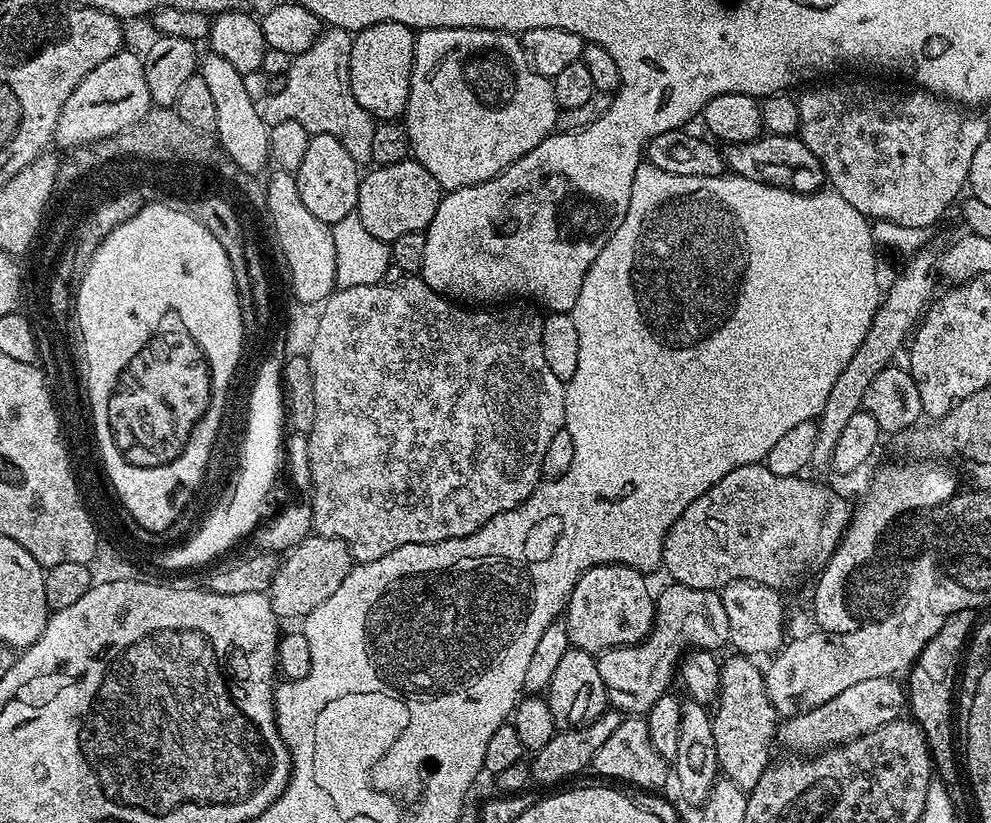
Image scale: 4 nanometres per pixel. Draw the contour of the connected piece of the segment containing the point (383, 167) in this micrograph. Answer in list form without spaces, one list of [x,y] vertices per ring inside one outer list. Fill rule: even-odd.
[[[414,158],[369,167],[361,175],[355,215],[374,238],[390,242],[401,234],[424,232],[440,205],[439,182]],[[369,170],[369,172],[367,172]]]

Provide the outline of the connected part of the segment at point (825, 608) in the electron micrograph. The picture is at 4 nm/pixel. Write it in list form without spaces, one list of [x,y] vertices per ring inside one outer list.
[[[914,460],[888,464],[876,472],[864,501],[855,505],[847,531],[844,532],[836,552],[828,560],[827,566],[820,569],[816,580],[816,593],[812,596],[812,616],[816,619],[815,627],[821,632],[849,632],[852,630],[852,616],[844,612],[844,600],[840,596],[840,588],[844,584],[844,576],[848,576],[848,568],[856,564],[856,560],[864,560],[868,552],[872,552],[872,536],[884,528],[884,520],[896,512],[896,508],[908,508],[908,504],[920,504],[926,510],[943,505],[945,500],[955,496],[958,491],[956,476],[947,468],[947,463],[935,460]]]

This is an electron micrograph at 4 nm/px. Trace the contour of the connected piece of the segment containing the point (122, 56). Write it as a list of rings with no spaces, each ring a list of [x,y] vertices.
[[[118,51],[110,58],[106,58],[106,62],[102,62],[102,66],[94,66],[94,70],[90,70],[90,74],[86,74],[86,78],[82,78],[82,82],[78,82],[78,86],[72,91],[70,98],[66,98],[66,106],[56,123],[54,137],[55,143],[57,145],[60,143],[64,150],[71,150],[77,148],[79,144],[89,144],[98,138],[118,134],[122,130],[134,126],[134,122],[142,119],[148,109],[153,107],[150,90],[146,90],[144,61],[139,55],[135,56],[134,53],[128,51]]]

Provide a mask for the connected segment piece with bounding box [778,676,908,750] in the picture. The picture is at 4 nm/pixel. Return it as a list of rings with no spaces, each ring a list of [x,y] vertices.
[[[897,677],[866,678],[842,690],[842,694],[837,694],[835,698],[830,698],[830,702],[822,702],[822,706],[787,717],[778,728],[779,747],[820,750],[825,746],[856,740],[859,736],[878,730],[878,726],[901,719],[905,715],[907,702],[905,685]]]

